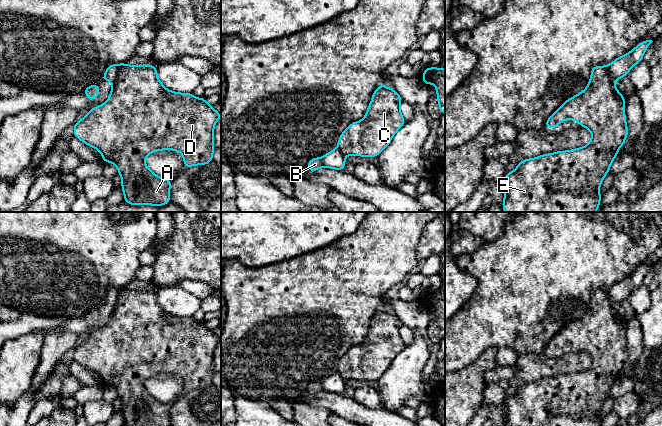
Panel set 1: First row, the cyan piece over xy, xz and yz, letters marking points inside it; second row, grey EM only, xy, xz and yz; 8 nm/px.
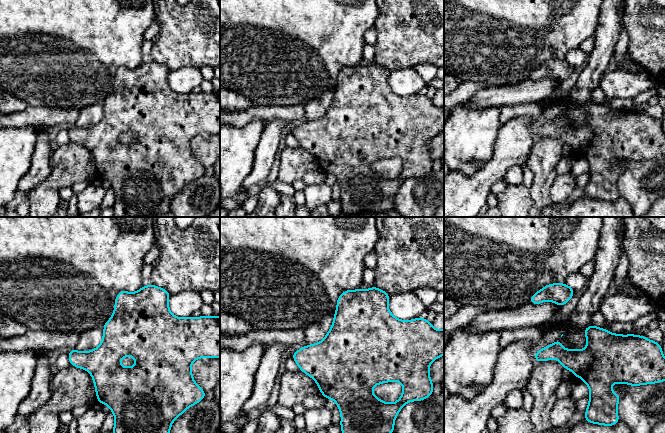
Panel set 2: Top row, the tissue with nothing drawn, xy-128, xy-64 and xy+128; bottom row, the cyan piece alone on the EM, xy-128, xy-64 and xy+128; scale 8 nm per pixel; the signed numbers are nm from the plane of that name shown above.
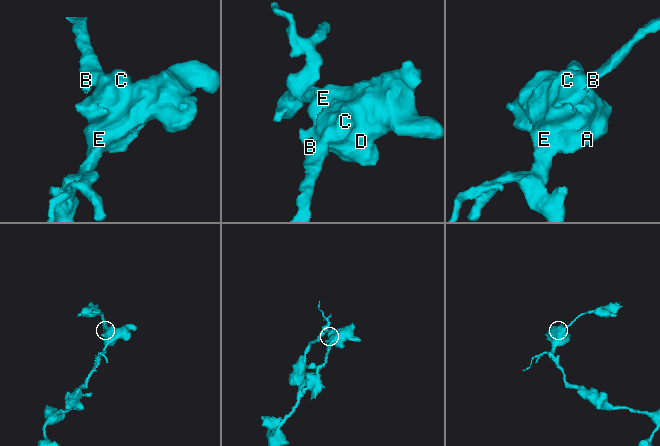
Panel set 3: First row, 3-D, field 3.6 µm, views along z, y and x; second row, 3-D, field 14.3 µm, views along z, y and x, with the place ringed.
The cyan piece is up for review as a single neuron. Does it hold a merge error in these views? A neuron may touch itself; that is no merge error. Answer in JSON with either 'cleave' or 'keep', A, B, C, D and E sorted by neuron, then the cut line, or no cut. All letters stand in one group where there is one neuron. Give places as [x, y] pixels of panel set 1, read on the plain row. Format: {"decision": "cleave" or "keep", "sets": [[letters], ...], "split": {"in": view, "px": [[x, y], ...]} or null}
{"decision": "cleave", "sets": [["A", "C", "D", "E"], ["B"]], "split": {"in": "xy", "px": [[119, 288], [117, 300], [113, 306]]}}

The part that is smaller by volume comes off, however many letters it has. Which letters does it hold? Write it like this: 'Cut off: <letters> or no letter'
Cut off: B

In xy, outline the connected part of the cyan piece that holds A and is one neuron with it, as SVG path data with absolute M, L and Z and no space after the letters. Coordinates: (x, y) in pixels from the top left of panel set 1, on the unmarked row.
M126 287L119 288L118 298L113 308L112 314L109 318L108 325L98 331L90 333L88 338L84 340L80 345L77 345L73 350L73 358L76 362L81 364L88 370L96 372L100 375L103 382L102 387L110 386L116 389L118 397L121 399L122 402L121 411L123 413L125 426L171 426L170 409L172 407L172 403L163 403L158 401L145 388L145 381L153 376L159 374L179 375L184 382L183 392L189 392L195 389L206 389L210 387L213 383L213 375L215 373L213 366L214 350L216 348L216 345L221 342L221 339L212 330L207 328L206 322L196 322L192 319L192 317L177 317L166 313L157 301L157 291L158 290L151 290L147 288L133 290L130 290Z

